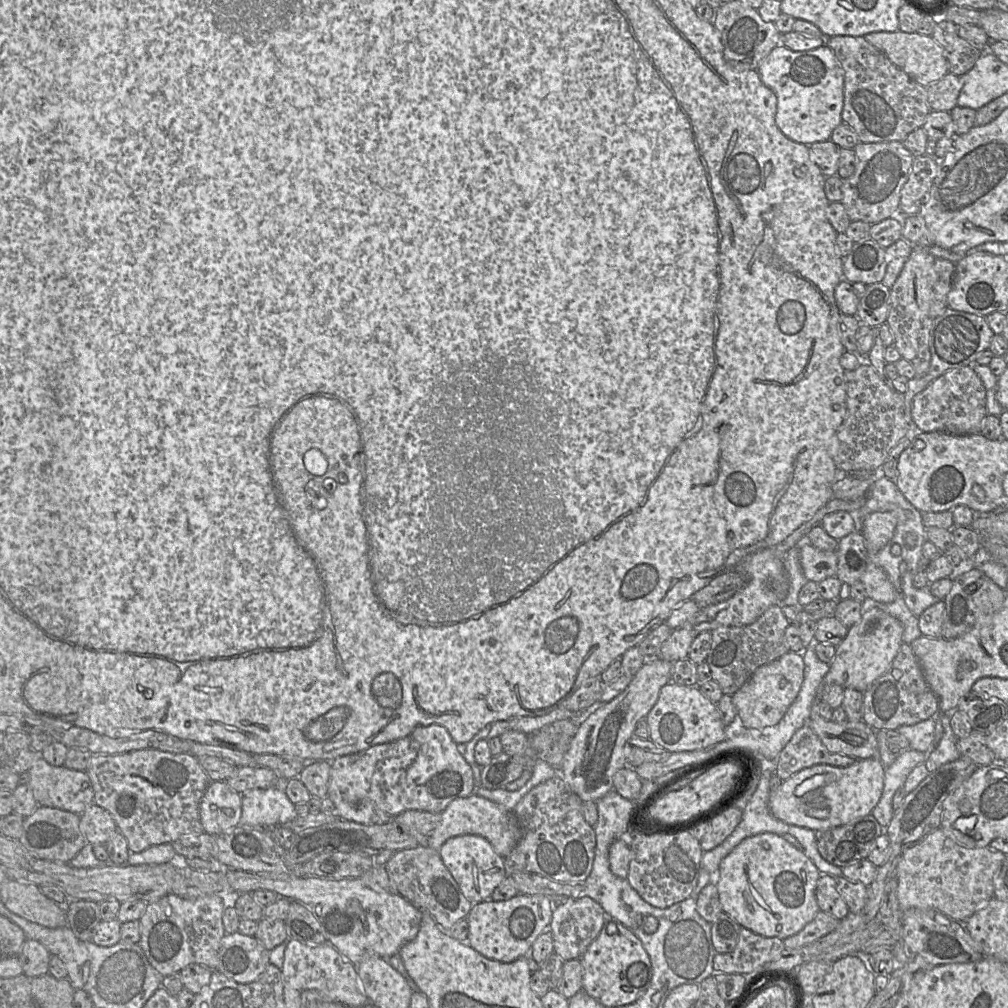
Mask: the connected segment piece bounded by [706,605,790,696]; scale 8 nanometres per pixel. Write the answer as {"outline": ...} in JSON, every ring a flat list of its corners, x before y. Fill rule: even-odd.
{"outline":[[769,607,755,622,746,626,721,626,711,631,711,648,706,657,712,680,720,686,723,694,733,695,752,676,757,668,777,660,789,652,785,630,790,621,781,607]]}

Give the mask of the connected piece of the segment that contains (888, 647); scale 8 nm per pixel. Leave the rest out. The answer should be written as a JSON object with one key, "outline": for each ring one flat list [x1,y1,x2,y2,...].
{"outline":[[878,604,865,607,860,621,848,629,844,640,836,647,830,670,823,679,825,684,837,684,865,692,890,667,902,643,903,626]]}

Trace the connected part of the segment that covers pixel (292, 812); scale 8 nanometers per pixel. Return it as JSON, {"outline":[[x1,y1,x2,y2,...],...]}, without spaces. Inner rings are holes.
{"outline":[[283,787,252,789,241,794,242,814,239,826,271,828,294,820,298,814]]}

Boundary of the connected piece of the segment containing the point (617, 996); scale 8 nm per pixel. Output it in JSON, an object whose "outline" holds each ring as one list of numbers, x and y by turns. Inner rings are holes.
{"outline":[[614,919,604,923,580,961,583,967,582,990,605,1007,635,1002,647,990,652,976,649,955,639,938]]}

